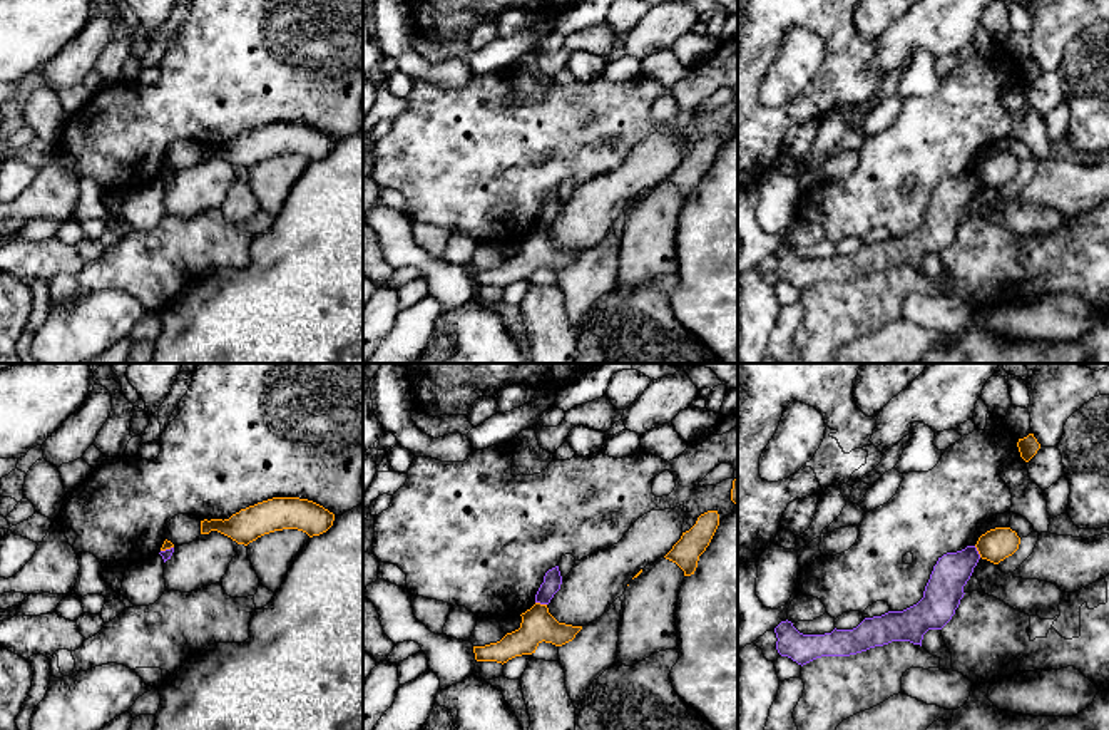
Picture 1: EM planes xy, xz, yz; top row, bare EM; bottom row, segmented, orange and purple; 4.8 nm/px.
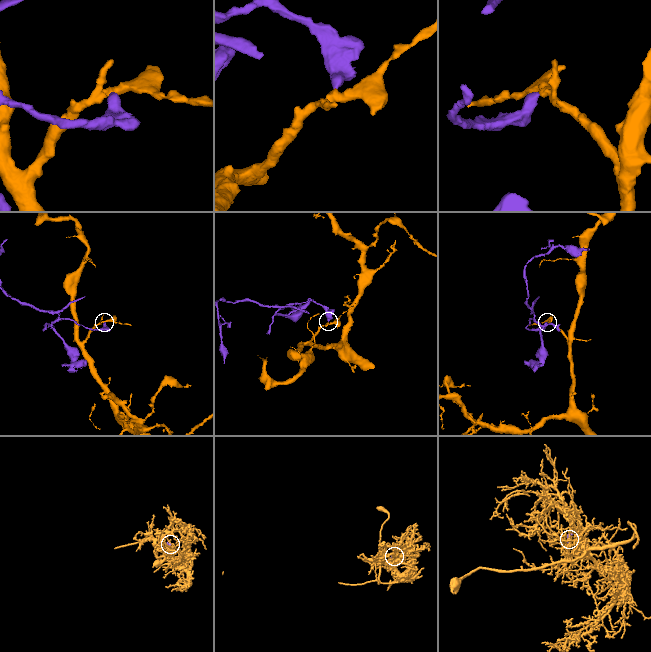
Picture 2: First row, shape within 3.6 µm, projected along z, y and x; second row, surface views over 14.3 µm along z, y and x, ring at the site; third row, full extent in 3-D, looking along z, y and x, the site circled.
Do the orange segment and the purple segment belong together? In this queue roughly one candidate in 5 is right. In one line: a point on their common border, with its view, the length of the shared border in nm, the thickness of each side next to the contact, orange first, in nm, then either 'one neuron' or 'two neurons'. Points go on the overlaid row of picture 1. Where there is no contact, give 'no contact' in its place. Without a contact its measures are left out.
xz (539, 603) | 60 nm | 160/90 nm | two neurons

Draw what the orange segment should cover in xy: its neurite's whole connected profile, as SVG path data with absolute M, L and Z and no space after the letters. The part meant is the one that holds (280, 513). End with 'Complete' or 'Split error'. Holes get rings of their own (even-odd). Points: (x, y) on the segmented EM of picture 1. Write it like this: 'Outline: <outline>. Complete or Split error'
Outline: M273 497L241 509L224 521L201 521L201 534L217 531L238 544L248 546L264 534L283 529L298 529L309 537L319 536L333 526L333 521L335 514L313 501Z. Complete

